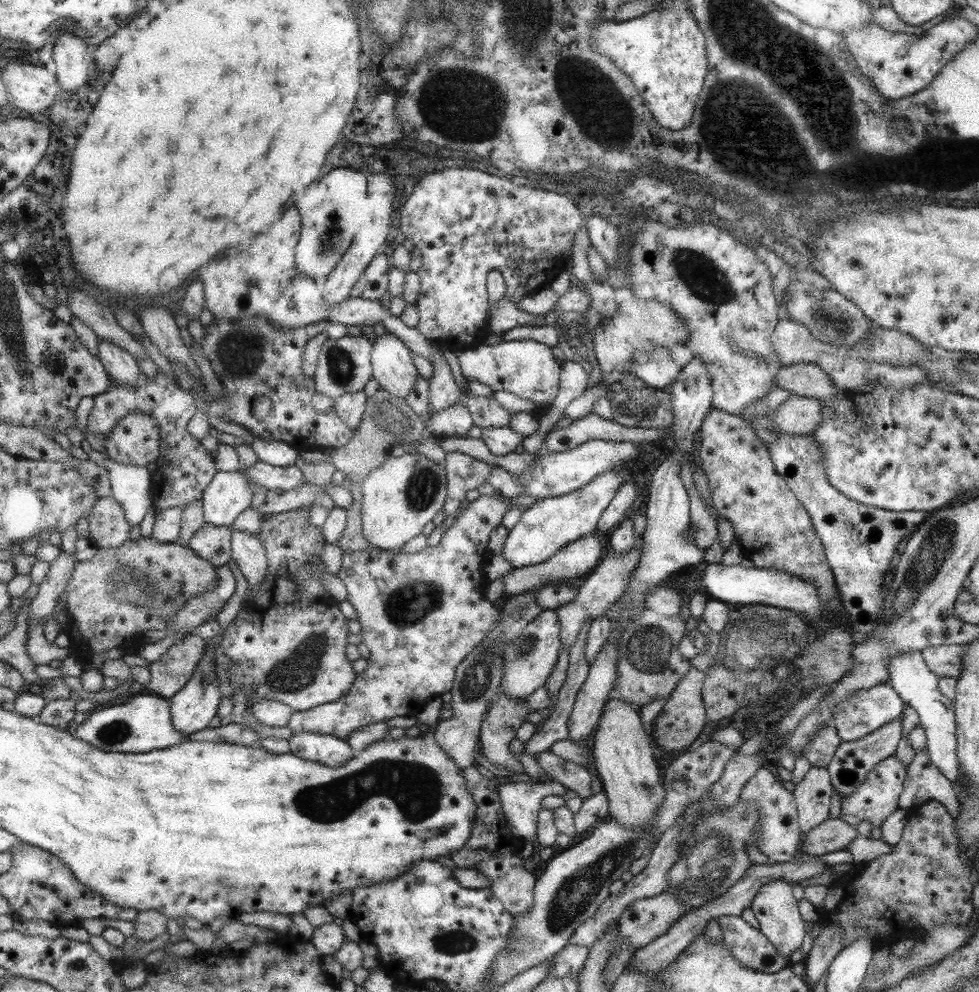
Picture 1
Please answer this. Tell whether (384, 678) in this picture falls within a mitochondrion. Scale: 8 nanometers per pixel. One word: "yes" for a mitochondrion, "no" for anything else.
no

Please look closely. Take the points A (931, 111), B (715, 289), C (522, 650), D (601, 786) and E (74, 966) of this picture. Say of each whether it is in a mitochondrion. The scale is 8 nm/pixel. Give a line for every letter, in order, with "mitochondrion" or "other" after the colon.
A: other
B: mitochondrion
C: mitochondrion
D: other
E: mitochondrion

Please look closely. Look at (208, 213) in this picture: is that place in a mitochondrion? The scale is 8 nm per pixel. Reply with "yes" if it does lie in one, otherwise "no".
no

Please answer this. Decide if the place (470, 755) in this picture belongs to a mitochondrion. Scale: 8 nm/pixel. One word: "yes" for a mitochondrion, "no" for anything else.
no

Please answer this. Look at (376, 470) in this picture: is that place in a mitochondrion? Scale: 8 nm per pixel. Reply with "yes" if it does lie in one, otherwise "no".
no

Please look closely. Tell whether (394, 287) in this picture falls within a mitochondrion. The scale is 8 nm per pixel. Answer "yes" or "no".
no

